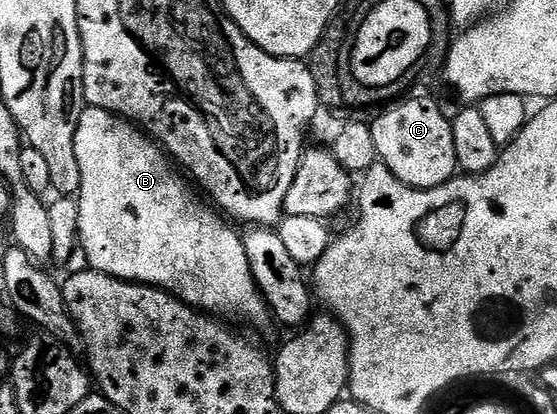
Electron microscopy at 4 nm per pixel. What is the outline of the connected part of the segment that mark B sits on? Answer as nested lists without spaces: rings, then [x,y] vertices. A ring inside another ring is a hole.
[[[86,106],[81,112],[75,133],[75,157],[79,157],[79,173],[81,174],[81,190],[75,199],[78,205],[79,247],[81,251],[85,250],[85,259],[89,262],[86,264],[92,270],[101,271],[104,275],[110,275],[116,279],[126,279],[128,283],[144,283],[147,287],[158,287],[160,291],[169,292],[177,299],[182,299],[188,307],[196,307],[202,313],[212,313],[217,317],[230,315],[233,319],[246,319],[257,327],[263,326],[267,321],[270,322],[271,312],[265,306],[265,300],[261,298],[260,291],[257,290],[257,283],[251,273],[251,265],[247,265],[245,240],[239,231],[237,235],[238,228],[226,222],[208,202],[201,203],[202,196],[188,182],[185,184],[173,172],[174,164],[167,158],[166,152],[144,130],[138,129],[128,119],[122,119],[120,115],[112,115],[110,111],[104,111],[98,107]]]

